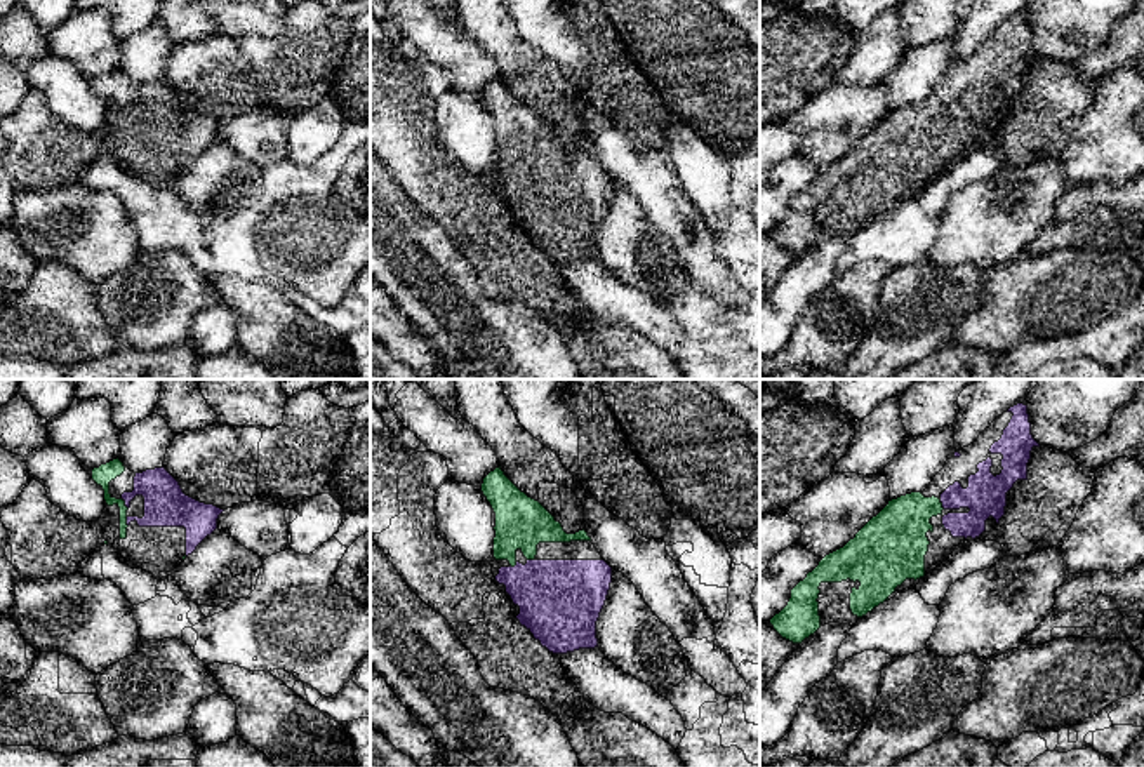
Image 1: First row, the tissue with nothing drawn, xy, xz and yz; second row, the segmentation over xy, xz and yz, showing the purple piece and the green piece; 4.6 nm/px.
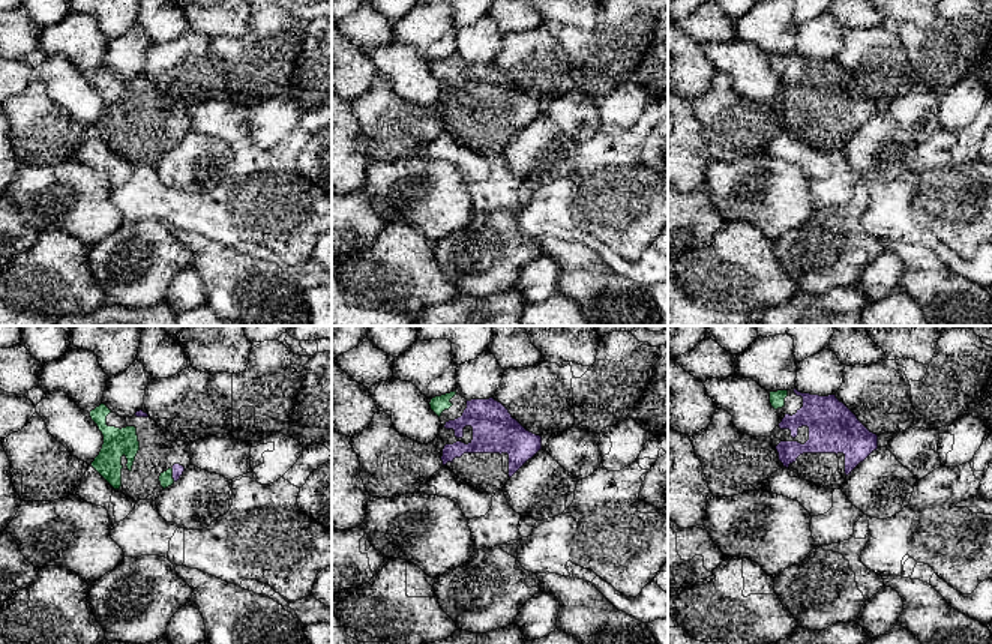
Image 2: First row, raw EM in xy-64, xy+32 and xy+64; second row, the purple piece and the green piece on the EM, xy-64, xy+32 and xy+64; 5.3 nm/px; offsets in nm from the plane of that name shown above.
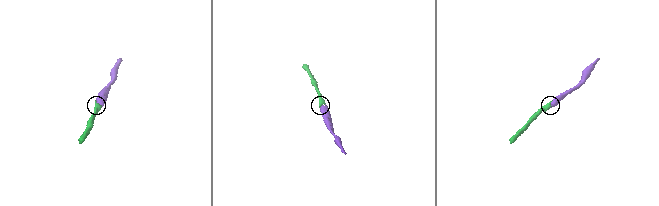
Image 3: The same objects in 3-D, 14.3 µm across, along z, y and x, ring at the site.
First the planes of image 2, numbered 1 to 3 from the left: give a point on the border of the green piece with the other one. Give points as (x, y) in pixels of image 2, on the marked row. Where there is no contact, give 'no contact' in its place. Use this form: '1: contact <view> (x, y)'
1: contact xy-64 (173, 475)
2: no contact
3: no contact

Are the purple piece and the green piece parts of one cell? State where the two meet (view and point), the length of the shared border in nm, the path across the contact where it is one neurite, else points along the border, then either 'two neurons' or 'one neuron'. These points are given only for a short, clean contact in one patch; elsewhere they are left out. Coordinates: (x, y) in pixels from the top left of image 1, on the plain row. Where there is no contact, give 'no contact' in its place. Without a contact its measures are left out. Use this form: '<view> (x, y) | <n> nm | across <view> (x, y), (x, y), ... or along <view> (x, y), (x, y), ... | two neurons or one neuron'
xy (126, 113) | 60 nm | one neuron

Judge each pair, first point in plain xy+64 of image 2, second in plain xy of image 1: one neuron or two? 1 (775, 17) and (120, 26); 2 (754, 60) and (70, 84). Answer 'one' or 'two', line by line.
1: two
2: one

